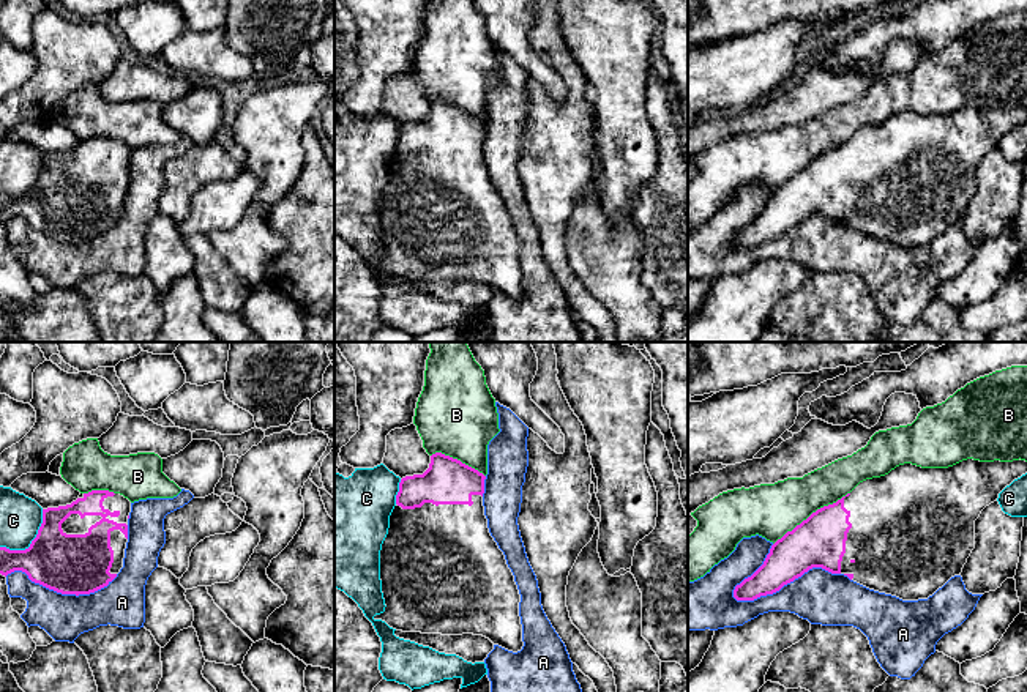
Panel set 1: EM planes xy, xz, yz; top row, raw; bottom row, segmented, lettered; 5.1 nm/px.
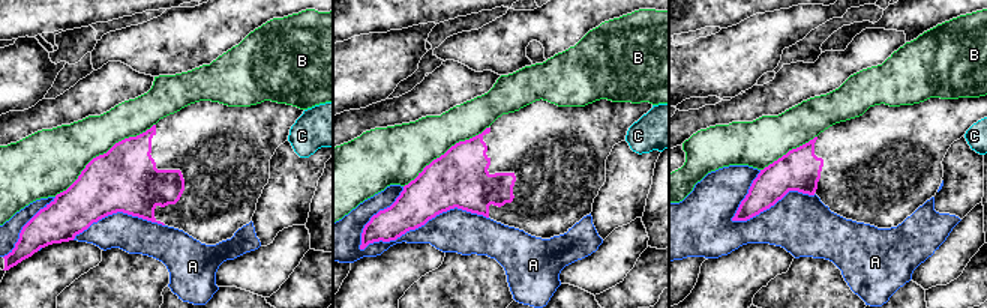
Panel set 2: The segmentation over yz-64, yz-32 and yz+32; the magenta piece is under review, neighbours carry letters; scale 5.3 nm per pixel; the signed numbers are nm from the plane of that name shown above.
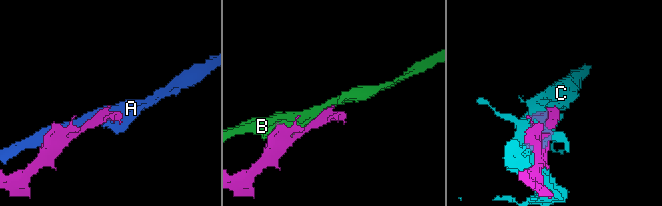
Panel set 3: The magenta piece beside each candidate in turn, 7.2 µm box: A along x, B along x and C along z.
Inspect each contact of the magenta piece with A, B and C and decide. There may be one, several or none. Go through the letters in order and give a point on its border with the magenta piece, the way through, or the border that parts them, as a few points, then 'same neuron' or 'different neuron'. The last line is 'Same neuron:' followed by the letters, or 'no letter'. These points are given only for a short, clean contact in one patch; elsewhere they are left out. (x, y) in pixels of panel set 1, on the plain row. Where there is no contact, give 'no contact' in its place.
A: meets magenta in yz at (786, 230); different neuron
B: meets magenta in yz at (813, 159); different neuron
C: meets magenta in xy at (32, 189); different neuron
Same neuron: no letter

